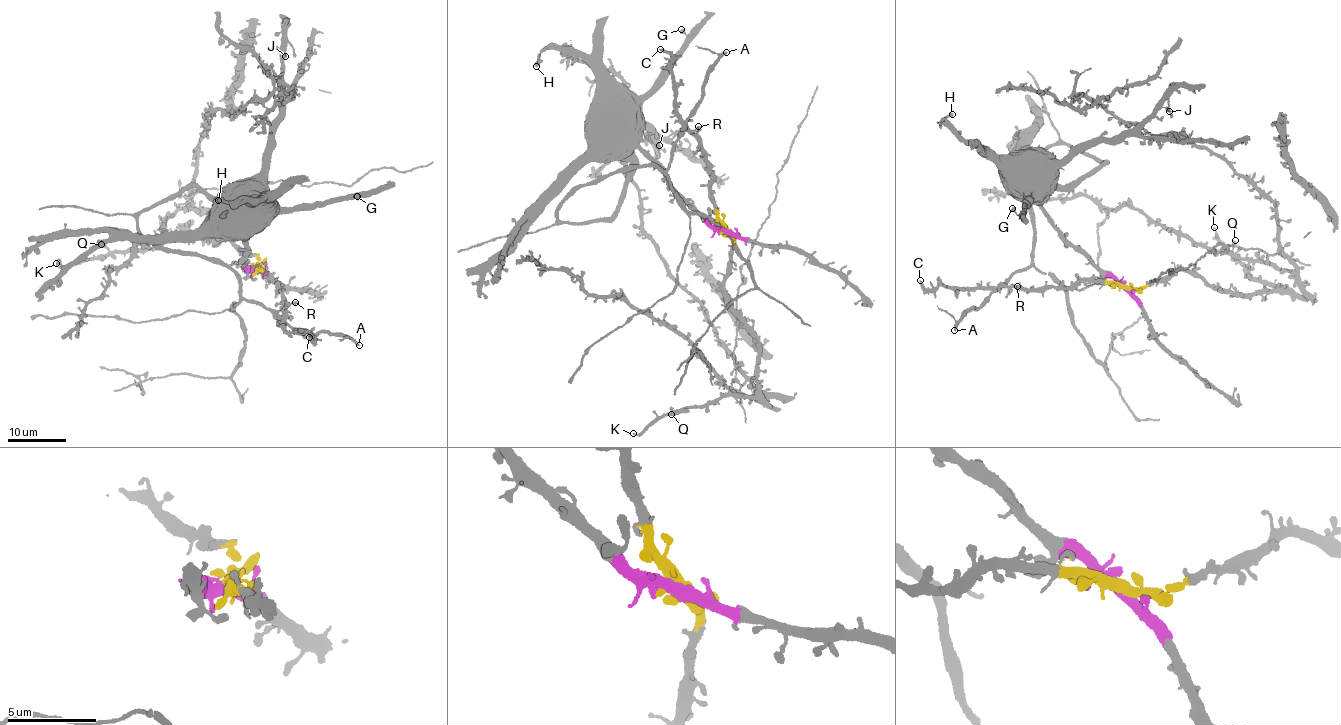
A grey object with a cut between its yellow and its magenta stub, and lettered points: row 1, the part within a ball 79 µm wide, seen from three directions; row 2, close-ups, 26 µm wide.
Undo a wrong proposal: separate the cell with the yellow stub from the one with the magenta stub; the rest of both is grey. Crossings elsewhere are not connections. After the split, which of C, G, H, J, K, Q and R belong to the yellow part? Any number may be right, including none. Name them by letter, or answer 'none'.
C, K, Q, R

